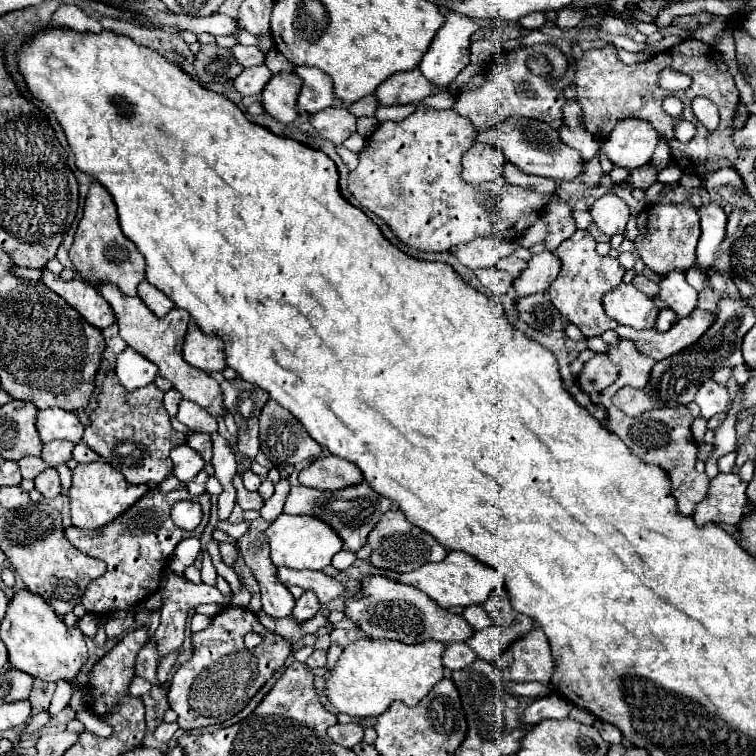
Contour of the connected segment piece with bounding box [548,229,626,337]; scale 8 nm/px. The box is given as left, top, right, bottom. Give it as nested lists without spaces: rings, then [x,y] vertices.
[[[576,229],[576,233],[566,239],[560,249],[556,249],[556,255],[560,255],[562,269],[560,275],[550,285],[550,301],[558,307],[558,311],[568,317],[570,323],[574,323],[586,337],[602,335],[608,329],[618,327],[604,311],[602,311],[602,295],[622,283],[624,267],[616,257],[602,257],[594,249],[594,237],[588,231]]]

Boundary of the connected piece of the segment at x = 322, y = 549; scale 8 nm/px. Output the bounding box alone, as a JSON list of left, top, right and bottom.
[266,513,342,569]

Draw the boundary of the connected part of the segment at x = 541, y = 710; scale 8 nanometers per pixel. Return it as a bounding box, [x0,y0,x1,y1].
[522,693,572,725]

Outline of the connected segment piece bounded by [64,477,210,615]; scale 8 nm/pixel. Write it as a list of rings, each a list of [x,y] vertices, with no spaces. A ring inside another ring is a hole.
[[[172,477],[166,479],[160,485],[154,485],[144,497],[140,497],[132,507],[128,507],[122,515],[118,515],[114,521],[100,529],[78,529],[78,527],[66,527],[66,539],[82,553],[102,559],[106,563],[106,573],[92,581],[82,597],[82,605],[86,607],[88,613],[100,615],[100,613],[112,613],[120,609],[130,609],[132,605],[140,603],[142,599],[148,599],[158,591],[160,577],[168,565],[168,559],[176,545],[182,539],[188,537],[200,537],[206,523],[208,523],[208,513],[210,513],[210,495],[200,495],[192,497],[186,487],[172,489]],[[178,501],[198,501],[202,507],[202,523],[194,531],[184,531],[176,527],[170,519],[170,511],[174,503]]]

